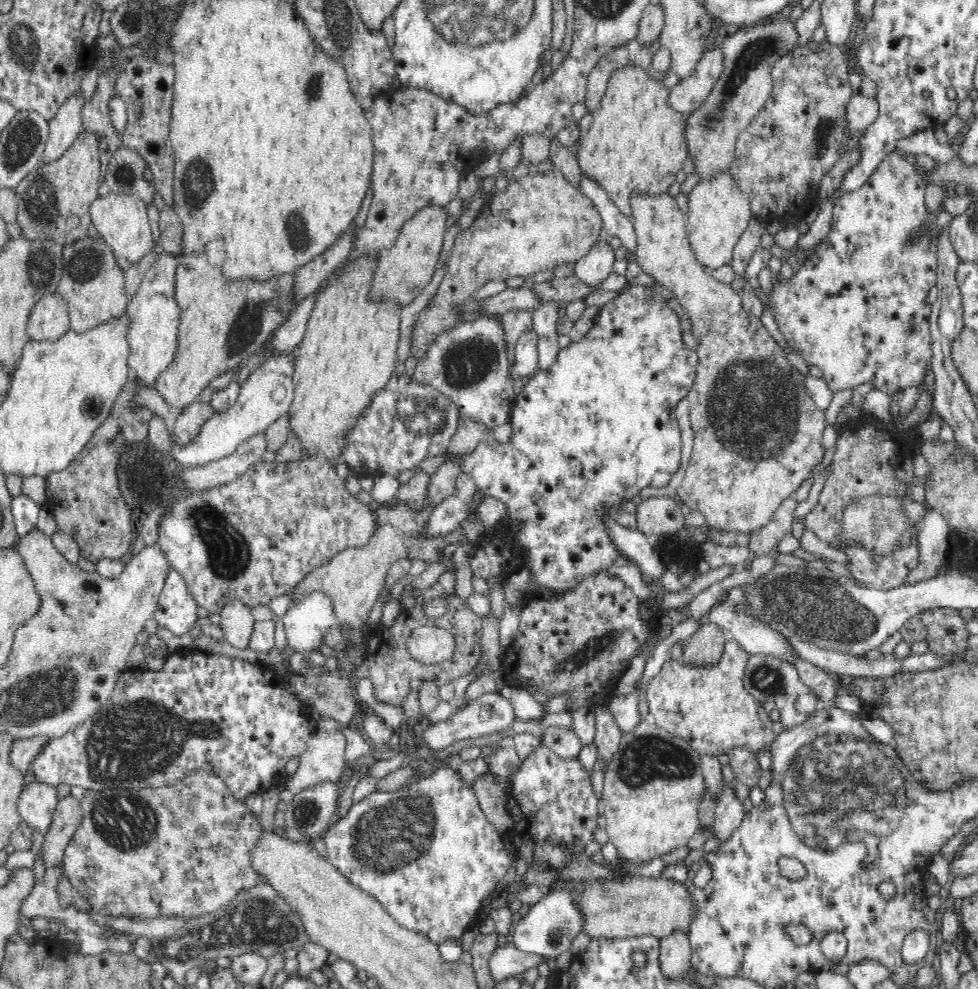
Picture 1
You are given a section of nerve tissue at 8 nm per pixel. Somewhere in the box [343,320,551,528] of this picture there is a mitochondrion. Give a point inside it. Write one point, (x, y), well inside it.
(465, 363)

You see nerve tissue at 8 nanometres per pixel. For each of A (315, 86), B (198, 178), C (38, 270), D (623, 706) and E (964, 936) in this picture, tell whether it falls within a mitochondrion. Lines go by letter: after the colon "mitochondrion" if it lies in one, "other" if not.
A: mitochondrion
B: mitochondrion
C: mitochondrion
D: other
E: other

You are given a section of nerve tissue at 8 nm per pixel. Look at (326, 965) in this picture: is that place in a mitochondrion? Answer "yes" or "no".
no

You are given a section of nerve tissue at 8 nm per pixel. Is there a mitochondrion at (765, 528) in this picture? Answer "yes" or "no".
no

